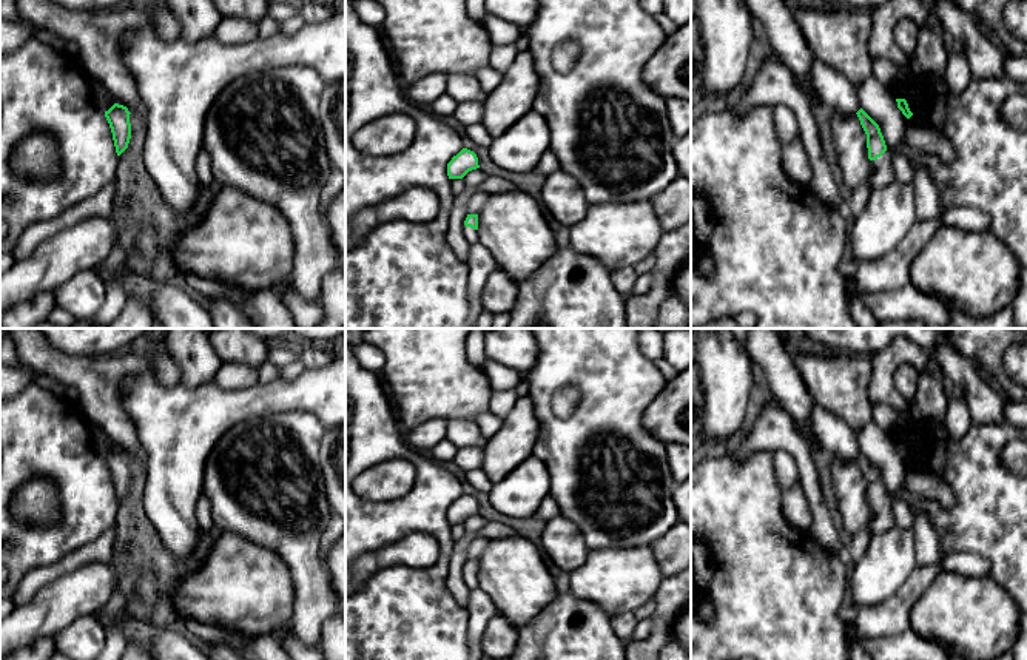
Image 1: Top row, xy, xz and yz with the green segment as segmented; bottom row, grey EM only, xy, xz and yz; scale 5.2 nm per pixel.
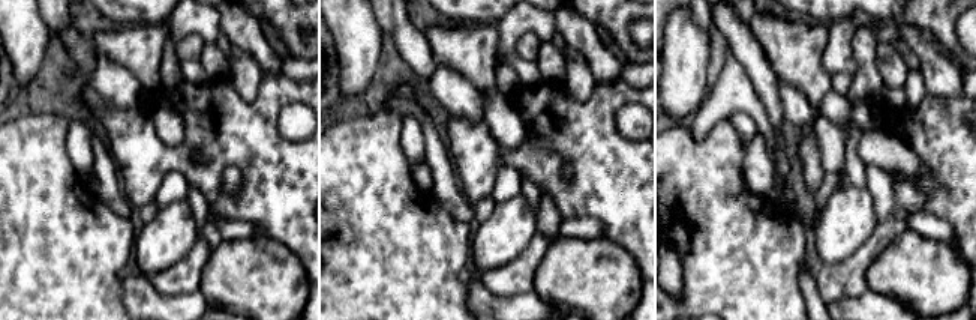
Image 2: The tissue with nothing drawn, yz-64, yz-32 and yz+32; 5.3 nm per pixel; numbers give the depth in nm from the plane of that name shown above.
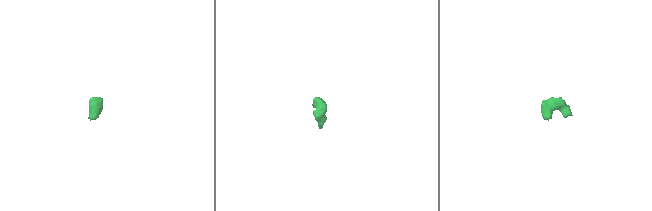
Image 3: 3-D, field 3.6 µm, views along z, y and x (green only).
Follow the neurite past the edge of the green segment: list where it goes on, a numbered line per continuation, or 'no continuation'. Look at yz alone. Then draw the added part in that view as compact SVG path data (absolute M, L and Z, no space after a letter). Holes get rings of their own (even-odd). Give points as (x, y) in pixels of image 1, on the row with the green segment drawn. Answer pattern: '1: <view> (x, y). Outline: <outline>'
1: yz (882, 175). Outline: M885 151L876 160L871 160L871 168L873 168L873 173L870 176L871 190L884 188L885 185L896 180L888 151Z

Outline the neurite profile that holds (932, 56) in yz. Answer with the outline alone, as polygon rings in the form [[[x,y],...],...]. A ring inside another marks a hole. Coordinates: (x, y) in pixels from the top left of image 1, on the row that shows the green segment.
[[[919,28],[916,60],[924,74],[942,77],[947,69],[948,51],[933,29]]]

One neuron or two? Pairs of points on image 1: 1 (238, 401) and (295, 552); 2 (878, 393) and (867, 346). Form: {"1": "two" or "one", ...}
{"1": "two", "2": "two"}

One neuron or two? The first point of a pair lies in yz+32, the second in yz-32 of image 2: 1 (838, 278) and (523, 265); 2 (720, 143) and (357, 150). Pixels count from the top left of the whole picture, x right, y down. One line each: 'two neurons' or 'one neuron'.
1: one neuron
2: one neuron

